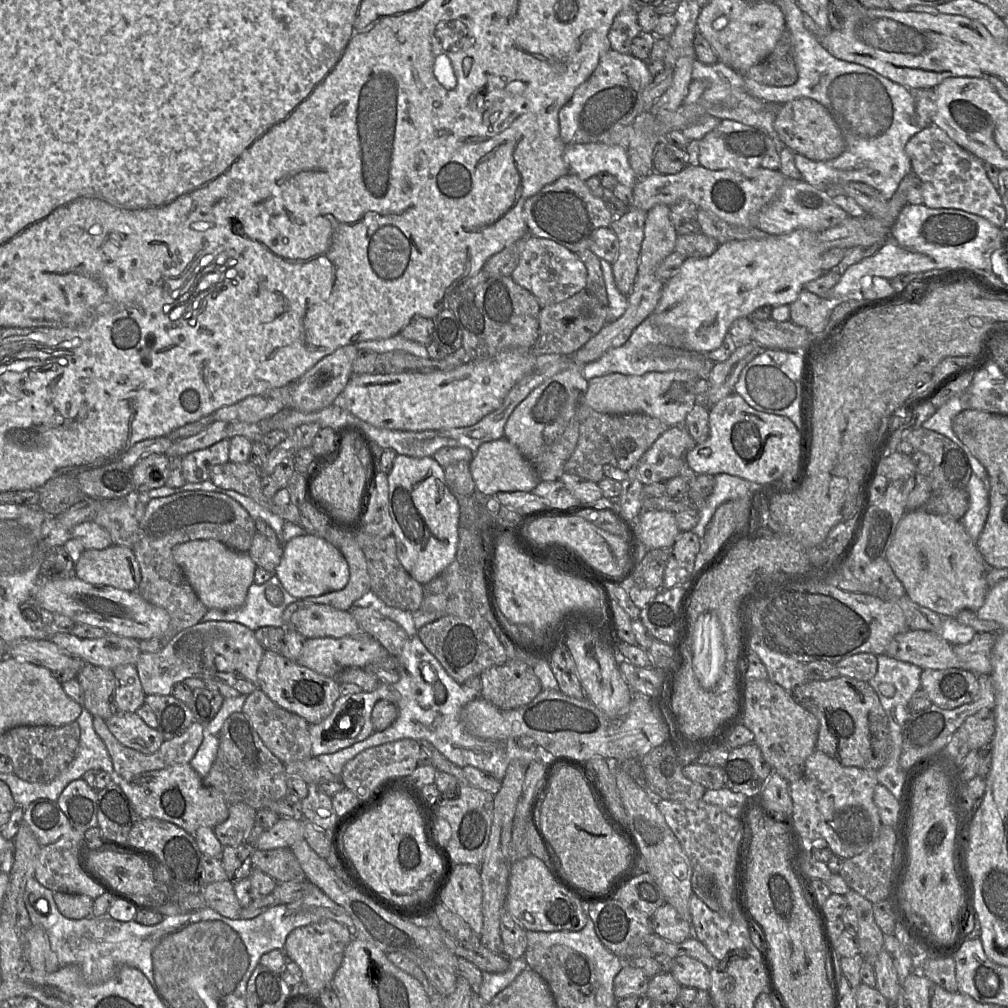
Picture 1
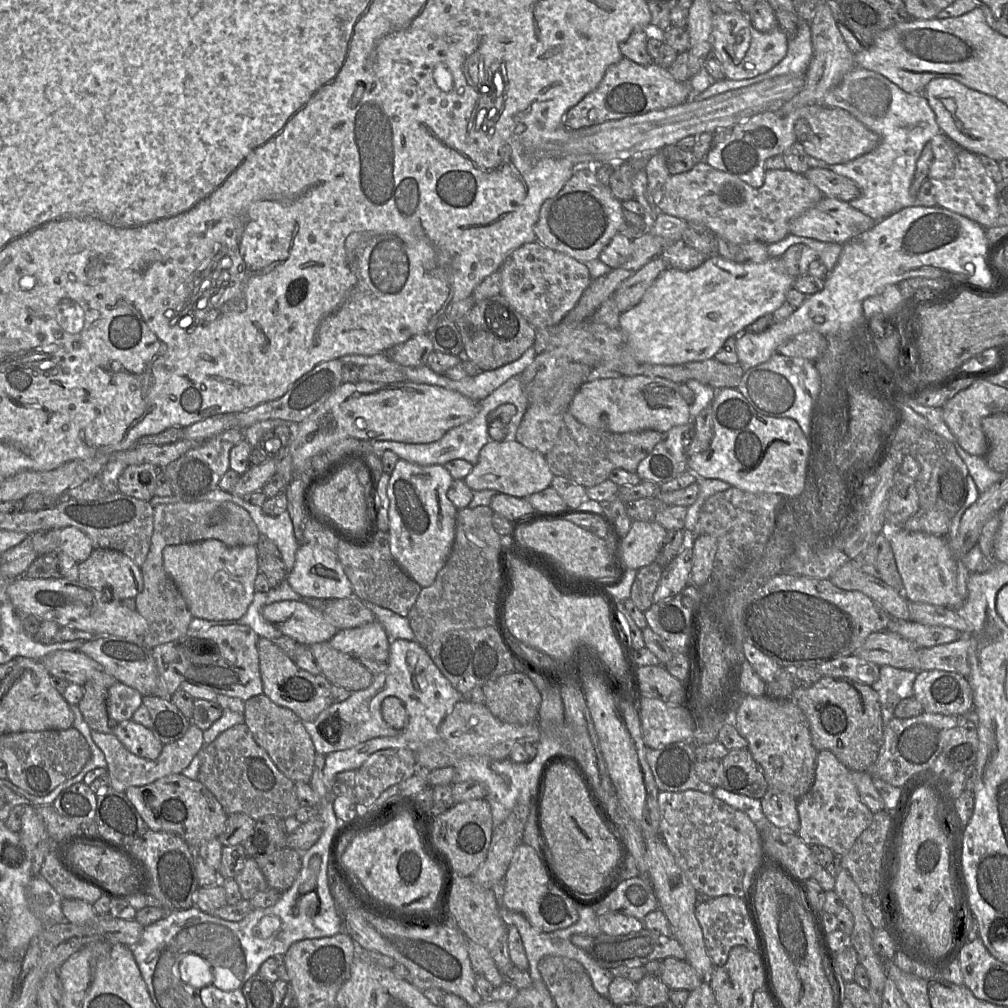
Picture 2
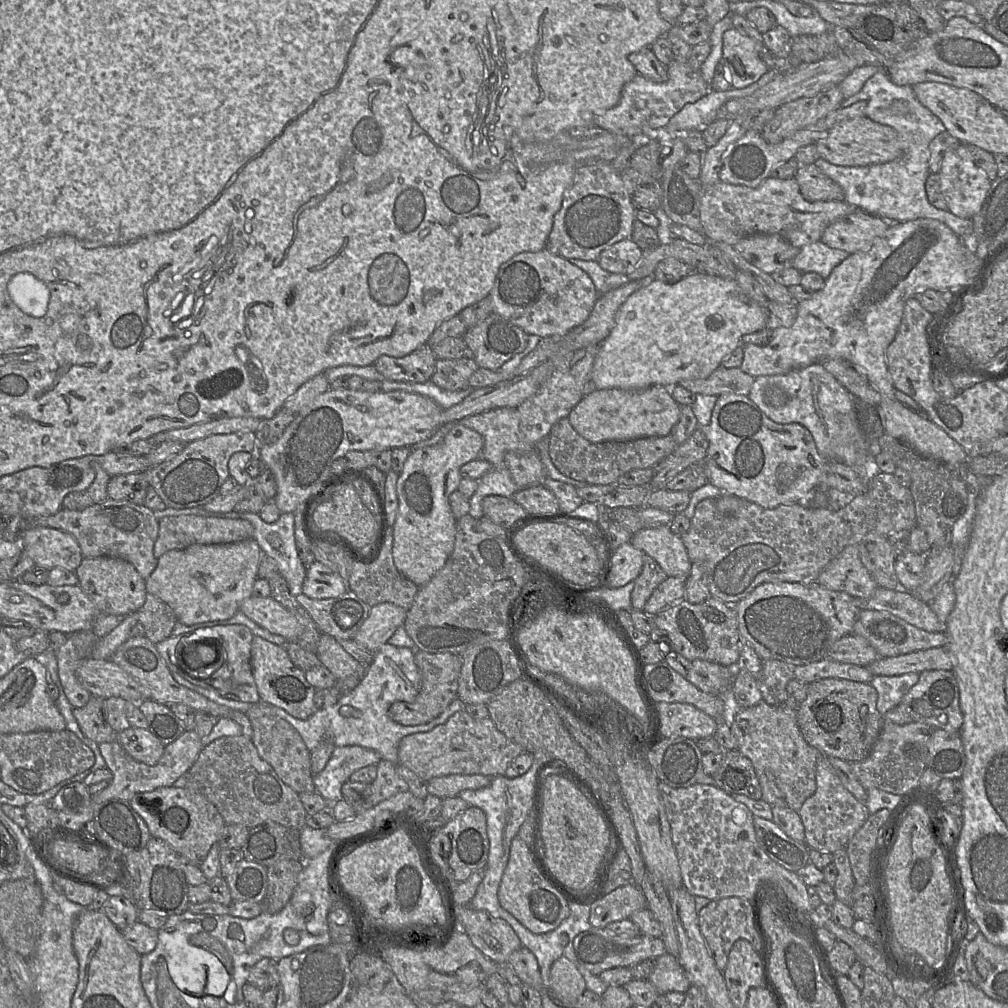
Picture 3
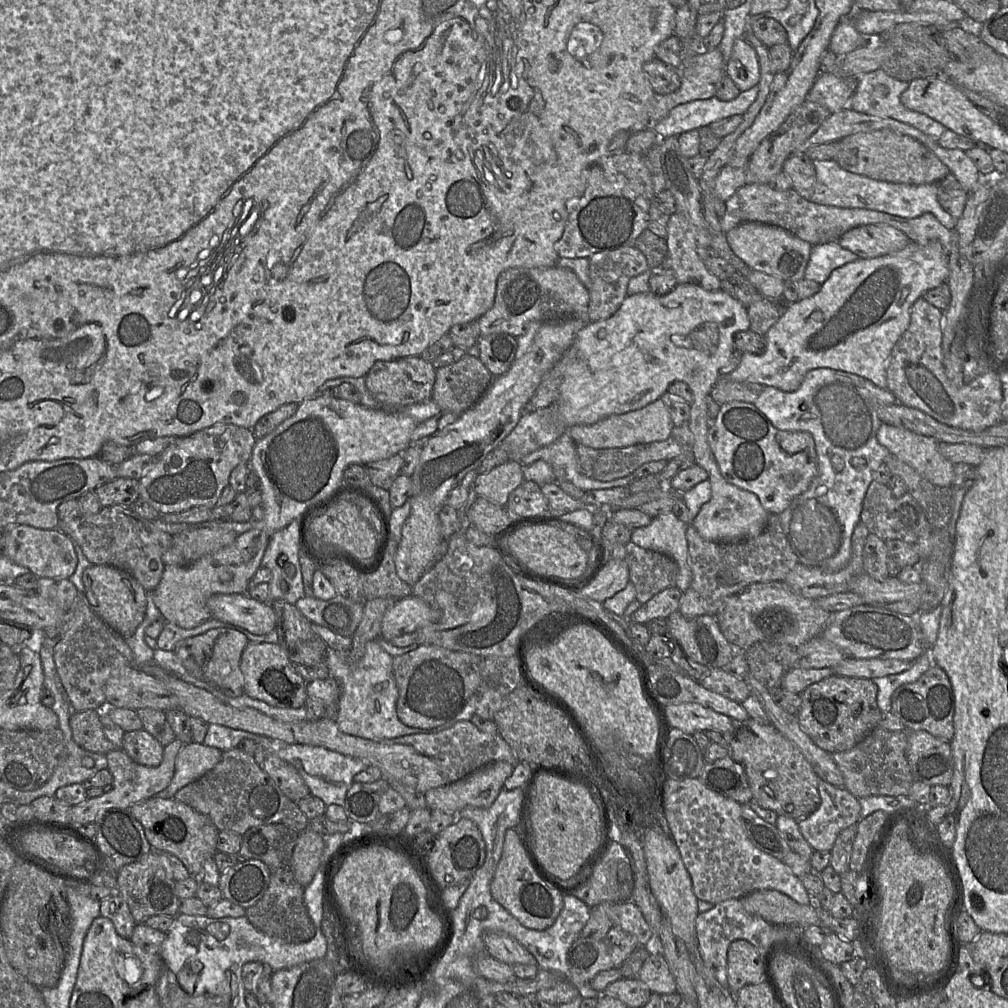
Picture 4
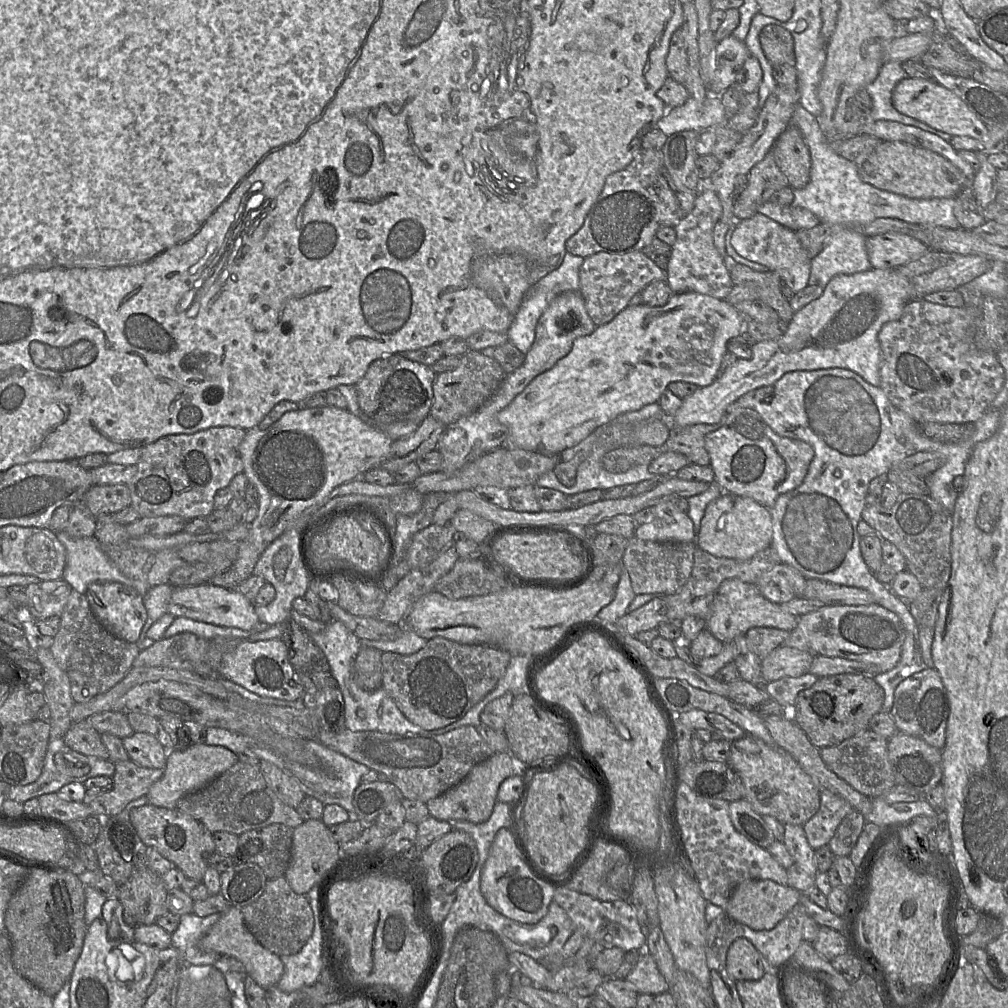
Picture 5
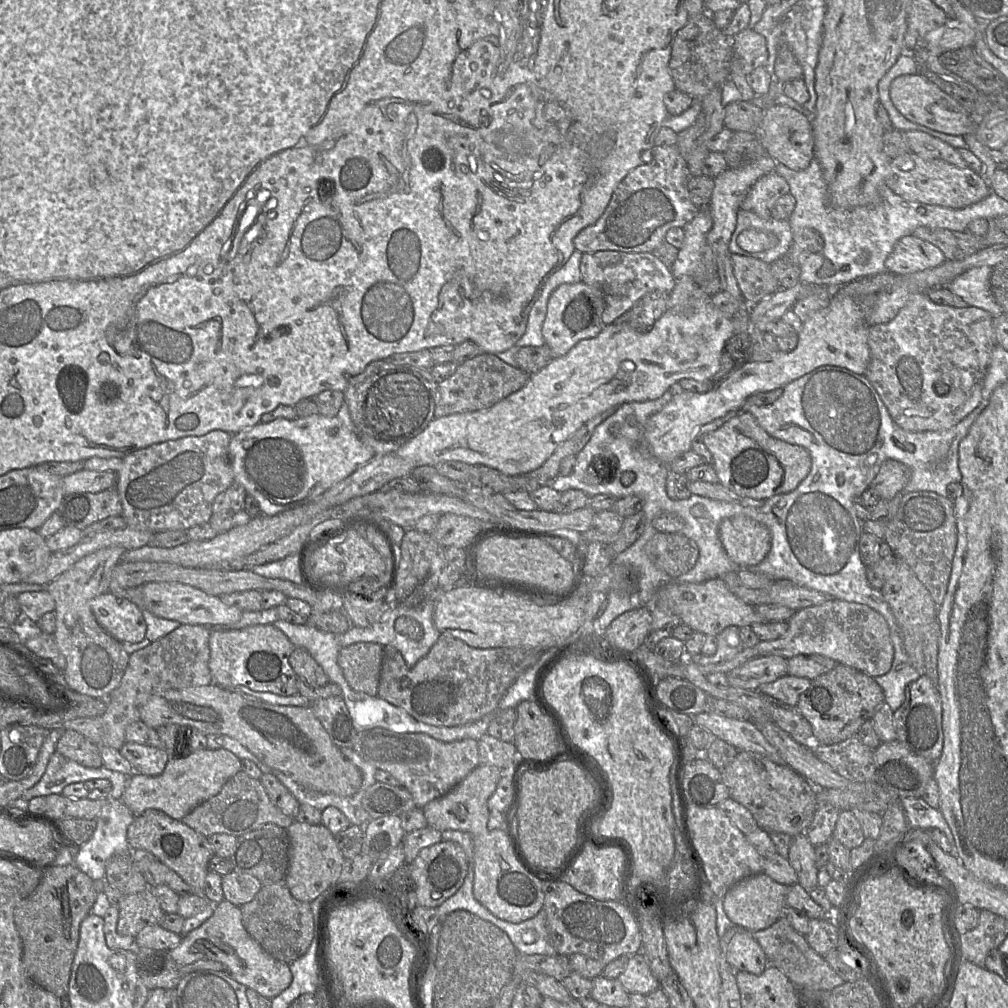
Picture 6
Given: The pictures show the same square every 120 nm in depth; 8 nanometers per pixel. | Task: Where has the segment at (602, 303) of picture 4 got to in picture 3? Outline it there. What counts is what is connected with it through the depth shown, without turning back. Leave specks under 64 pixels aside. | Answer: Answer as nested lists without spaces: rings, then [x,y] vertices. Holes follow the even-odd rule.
[[[631,239],[621,240],[603,251],[597,262],[600,267],[616,274],[628,274],[638,264],[642,250]]]

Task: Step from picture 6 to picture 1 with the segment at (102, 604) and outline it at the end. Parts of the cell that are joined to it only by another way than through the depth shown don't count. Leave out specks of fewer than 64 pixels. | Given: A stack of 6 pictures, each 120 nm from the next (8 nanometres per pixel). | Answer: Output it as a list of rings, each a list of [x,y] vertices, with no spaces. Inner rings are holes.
[[[113,544],[105,549],[85,549],[75,564],[75,577],[92,585],[137,591],[141,571],[132,549]]]

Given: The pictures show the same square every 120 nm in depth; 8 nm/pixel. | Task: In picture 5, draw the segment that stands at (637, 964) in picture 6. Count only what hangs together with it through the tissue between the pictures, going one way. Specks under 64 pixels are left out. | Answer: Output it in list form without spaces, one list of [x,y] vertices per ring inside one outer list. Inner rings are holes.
[[[645,951],[625,979],[635,987],[639,994],[655,996],[670,990],[669,984],[658,970],[654,958]]]

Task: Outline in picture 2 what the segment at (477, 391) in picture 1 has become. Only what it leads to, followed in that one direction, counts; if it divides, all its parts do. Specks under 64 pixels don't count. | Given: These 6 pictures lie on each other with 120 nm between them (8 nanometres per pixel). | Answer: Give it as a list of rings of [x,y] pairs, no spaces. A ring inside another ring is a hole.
[[[412,382],[342,383],[313,414],[299,423],[292,423],[288,445],[294,477],[305,474],[306,462],[317,454],[347,438],[366,441],[432,443],[450,429],[471,420],[478,411],[478,402],[443,387]]]

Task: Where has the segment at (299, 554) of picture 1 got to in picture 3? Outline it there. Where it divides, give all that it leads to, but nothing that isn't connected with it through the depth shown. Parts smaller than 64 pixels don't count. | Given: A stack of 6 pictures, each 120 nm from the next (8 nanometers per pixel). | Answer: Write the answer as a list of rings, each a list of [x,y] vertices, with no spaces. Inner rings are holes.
[[[314,561],[306,570],[303,594],[312,599],[336,598],[348,591],[346,581],[321,562]]]

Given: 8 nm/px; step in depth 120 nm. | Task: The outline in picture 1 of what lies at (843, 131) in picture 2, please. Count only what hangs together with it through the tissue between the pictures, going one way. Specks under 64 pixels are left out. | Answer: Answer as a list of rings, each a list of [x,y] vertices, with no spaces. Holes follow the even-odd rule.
[[[798,98],[777,106],[773,128],[785,146],[814,161],[834,159],[845,149],[836,121],[822,104],[810,98]]]

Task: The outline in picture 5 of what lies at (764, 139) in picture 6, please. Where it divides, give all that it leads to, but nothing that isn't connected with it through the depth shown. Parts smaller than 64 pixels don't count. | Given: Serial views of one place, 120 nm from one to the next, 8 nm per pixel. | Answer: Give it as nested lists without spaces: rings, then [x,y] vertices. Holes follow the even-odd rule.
[[[790,124],[772,147],[775,162],[792,189],[802,189],[810,181],[811,156],[801,131]]]

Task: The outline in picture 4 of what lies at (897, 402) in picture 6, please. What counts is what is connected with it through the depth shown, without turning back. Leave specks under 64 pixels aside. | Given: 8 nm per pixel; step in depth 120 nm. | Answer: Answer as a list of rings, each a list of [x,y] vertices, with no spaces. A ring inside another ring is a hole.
[[[919,298],[910,308],[910,324],[908,329],[894,345],[887,363],[887,389],[893,393],[897,402],[905,406],[916,408],[933,417],[945,425],[971,431],[982,431],[1003,421],[1001,403],[1003,399],[1002,384],[998,366],[976,377],[967,384],[957,386],[946,376],[943,366],[941,320],[943,312]]]

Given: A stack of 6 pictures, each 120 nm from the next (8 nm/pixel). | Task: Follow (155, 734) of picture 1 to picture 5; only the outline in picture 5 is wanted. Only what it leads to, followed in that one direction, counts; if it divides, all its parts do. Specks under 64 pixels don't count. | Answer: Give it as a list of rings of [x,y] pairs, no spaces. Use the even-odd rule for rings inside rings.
[[[134,732],[122,740],[130,760],[135,764],[149,769],[165,768],[168,749],[155,736]]]

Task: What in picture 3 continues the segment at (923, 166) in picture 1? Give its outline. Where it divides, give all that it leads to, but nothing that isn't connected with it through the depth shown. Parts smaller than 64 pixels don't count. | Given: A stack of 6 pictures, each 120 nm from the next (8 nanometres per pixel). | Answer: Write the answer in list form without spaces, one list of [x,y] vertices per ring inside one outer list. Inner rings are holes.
[[[961,143],[946,151],[938,174],[941,192],[947,202],[948,211],[960,218],[973,219],[982,209],[992,182],[986,173],[975,164],[967,144]]]

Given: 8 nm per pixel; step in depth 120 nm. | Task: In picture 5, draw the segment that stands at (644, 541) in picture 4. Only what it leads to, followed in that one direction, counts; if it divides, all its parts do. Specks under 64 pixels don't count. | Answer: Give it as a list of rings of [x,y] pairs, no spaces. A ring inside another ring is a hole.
[[[666,499],[654,506],[652,521],[636,527],[634,536],[656,542],[695,542],[696,534],[689,516],[681,512],[673,499]]]

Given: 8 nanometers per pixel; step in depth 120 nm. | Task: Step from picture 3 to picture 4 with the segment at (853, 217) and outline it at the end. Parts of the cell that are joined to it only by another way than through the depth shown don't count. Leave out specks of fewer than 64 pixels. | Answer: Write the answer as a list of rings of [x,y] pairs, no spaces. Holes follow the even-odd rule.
[[[869,224],[846,231],[838,243],[859,258],[871,259],[894,254],[904,249],[911,240],[901,230],[884,224]]]

